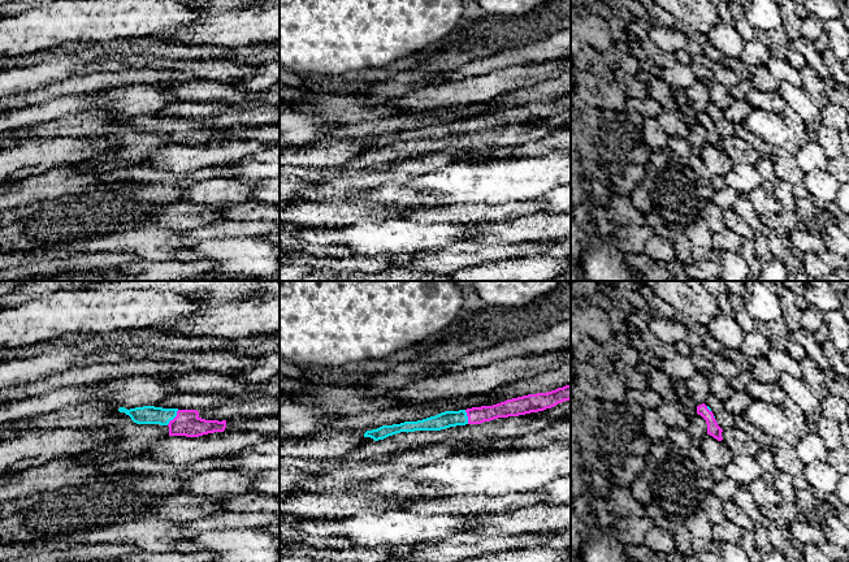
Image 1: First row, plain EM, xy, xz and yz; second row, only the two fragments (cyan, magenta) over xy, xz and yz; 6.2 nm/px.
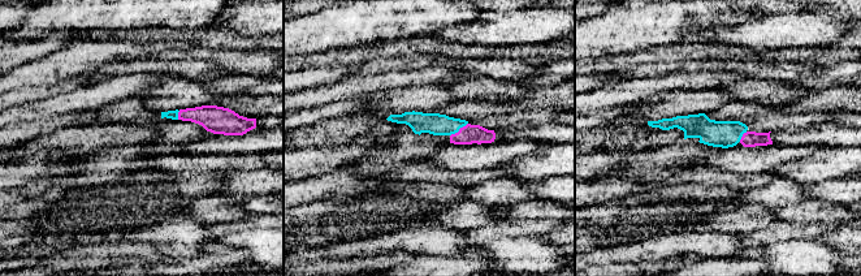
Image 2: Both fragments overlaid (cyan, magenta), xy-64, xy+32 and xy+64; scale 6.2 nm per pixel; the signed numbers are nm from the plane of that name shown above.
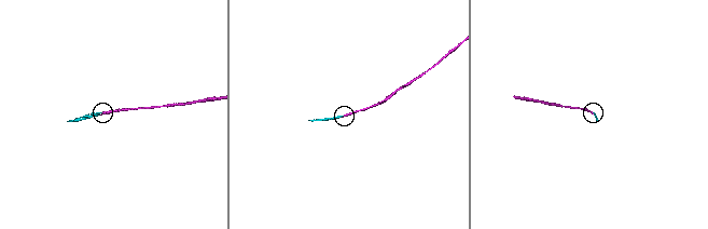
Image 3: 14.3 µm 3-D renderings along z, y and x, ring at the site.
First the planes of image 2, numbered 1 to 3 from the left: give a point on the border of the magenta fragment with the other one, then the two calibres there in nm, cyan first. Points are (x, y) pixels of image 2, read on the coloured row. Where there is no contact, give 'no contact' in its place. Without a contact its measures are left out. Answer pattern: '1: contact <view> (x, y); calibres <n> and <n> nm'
1: contact xy-64 (177, 115); calibres 60 and 170 nm
2: contact xy+32 (458, 130); calibres 140 and 120 nm
3: contact xy+64 (741, 136); calibres 170 and 100 nm

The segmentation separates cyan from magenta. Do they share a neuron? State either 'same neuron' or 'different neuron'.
same neuron

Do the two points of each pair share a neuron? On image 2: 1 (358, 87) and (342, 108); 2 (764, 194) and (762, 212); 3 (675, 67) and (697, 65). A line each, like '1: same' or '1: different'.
1: different
2: different
3: same

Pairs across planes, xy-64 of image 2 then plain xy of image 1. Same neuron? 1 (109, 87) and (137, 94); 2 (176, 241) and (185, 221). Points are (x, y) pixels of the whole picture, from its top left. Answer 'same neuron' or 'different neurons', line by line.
1: different neurons
2: different neurons

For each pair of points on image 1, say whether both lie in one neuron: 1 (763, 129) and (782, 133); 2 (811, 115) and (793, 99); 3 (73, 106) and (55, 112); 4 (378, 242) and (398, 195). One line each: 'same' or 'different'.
1: same
2: same
3: same
4: different

